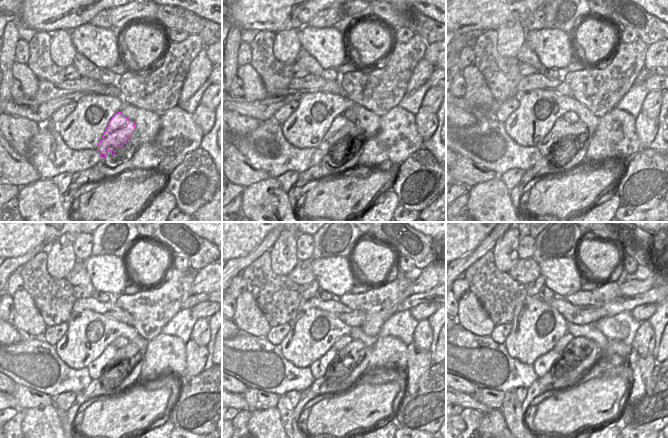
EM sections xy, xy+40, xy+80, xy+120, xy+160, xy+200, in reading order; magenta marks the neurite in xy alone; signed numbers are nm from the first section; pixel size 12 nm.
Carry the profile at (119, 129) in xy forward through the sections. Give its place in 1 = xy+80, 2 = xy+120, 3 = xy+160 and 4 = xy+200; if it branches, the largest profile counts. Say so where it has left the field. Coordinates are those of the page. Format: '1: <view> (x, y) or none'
1: xy+80 (556, 133)
2: xy+120 (94, 368)
3: xy+160 (318, 368)
4: xy+200 (542, 365)

